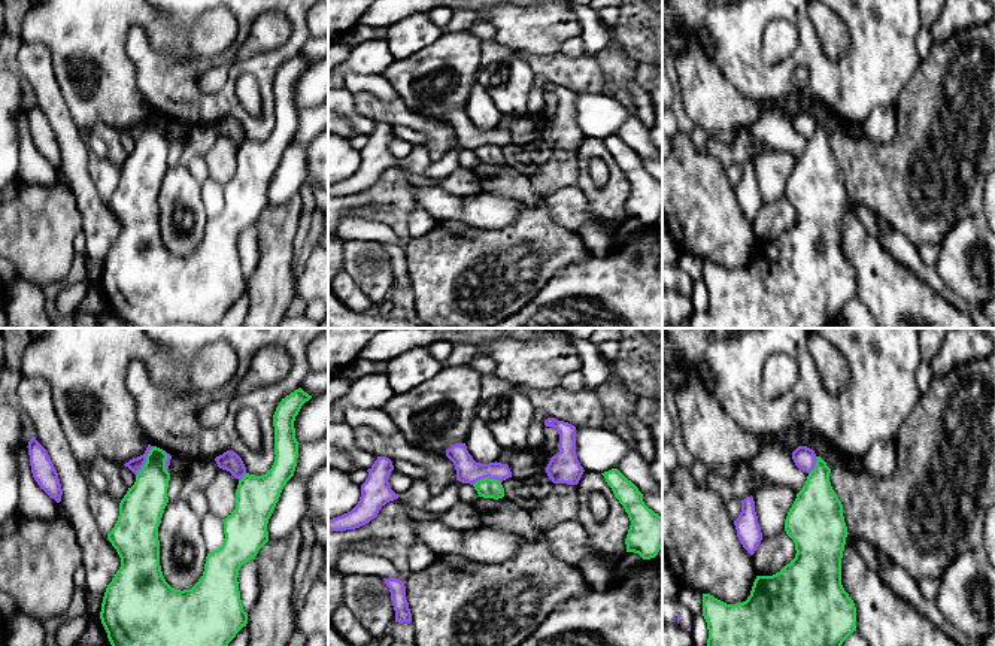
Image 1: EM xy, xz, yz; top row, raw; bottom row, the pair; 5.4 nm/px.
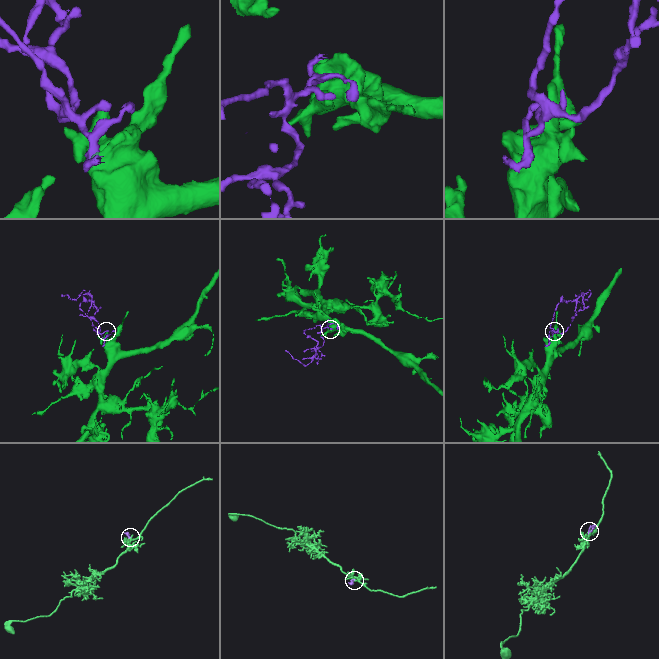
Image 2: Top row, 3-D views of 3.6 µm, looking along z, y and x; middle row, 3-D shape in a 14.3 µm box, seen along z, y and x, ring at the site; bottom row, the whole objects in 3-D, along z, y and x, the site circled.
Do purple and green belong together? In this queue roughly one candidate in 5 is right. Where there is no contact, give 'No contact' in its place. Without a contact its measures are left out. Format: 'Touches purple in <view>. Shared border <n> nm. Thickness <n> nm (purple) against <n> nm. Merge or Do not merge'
Touches purple in xy. Shared border 190 nm. Thickness 70 nm (purple) against 240 nm. Do not merge

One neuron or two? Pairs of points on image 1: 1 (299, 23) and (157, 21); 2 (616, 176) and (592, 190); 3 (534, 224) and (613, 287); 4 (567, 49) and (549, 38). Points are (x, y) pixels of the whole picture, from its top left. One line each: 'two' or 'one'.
1: two
2: one
3: two
4: two

